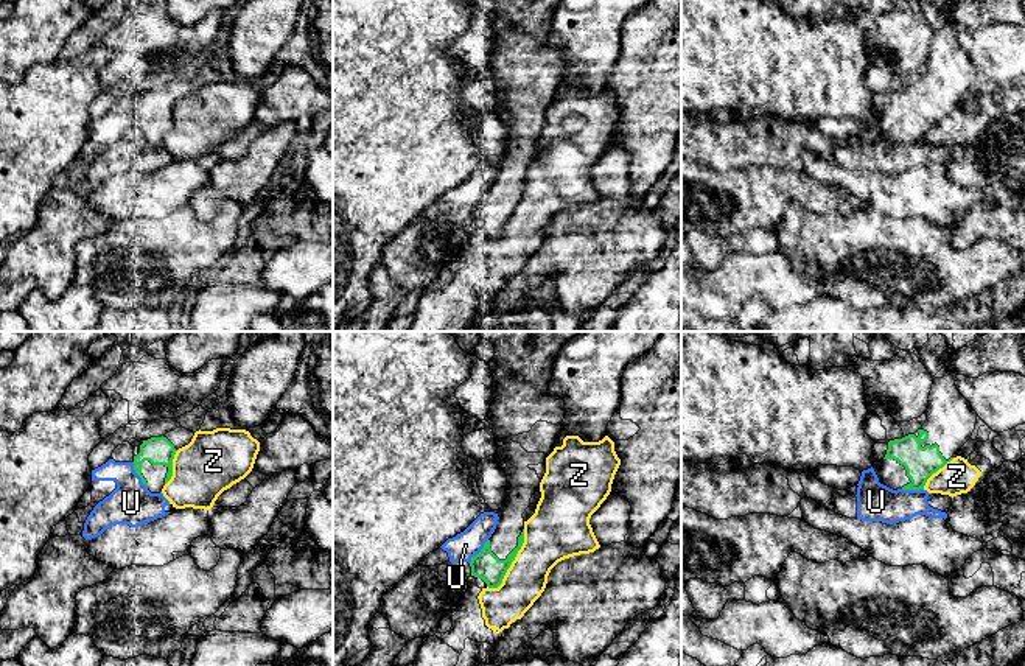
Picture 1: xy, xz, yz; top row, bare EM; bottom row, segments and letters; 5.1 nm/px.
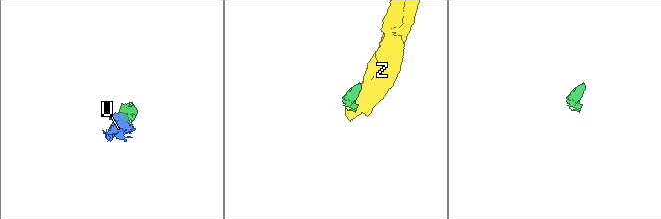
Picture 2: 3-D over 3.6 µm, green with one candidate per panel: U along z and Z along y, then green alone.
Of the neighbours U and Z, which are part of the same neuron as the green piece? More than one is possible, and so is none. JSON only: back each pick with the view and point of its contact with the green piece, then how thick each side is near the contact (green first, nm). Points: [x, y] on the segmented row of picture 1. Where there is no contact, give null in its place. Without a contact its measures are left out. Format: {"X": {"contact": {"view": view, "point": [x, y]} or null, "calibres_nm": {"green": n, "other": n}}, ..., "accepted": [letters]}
{"accepted": []}

